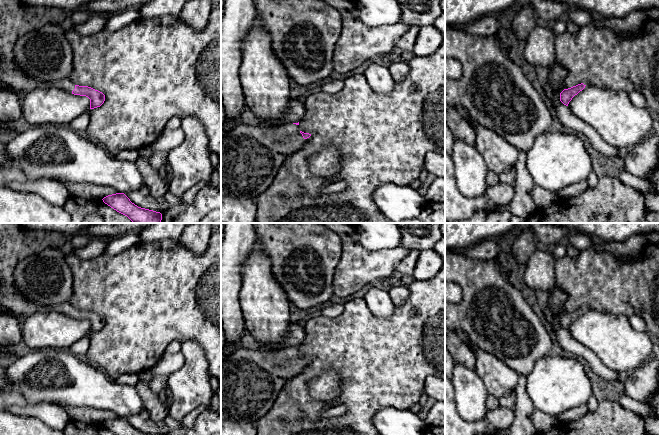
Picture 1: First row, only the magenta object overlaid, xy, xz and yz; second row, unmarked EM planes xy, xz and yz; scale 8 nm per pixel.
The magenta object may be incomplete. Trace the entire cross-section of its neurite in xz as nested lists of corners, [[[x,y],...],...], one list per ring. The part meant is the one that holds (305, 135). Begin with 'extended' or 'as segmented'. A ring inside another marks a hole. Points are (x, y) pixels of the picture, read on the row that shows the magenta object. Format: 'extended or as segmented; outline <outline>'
extended; outline [[[299,122],[278,128],[262,128],[234,123],[226,132],[221,133],[221,197],[232,196],[256,200],[273,182],[281,165],[293,152],[297,151],[304,139],[311,136],[299,130]]]

